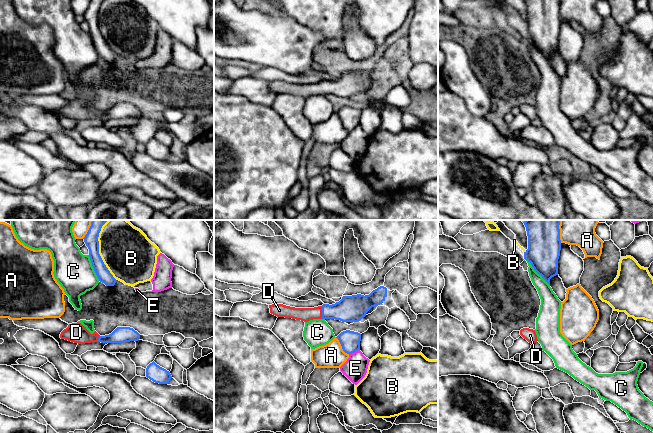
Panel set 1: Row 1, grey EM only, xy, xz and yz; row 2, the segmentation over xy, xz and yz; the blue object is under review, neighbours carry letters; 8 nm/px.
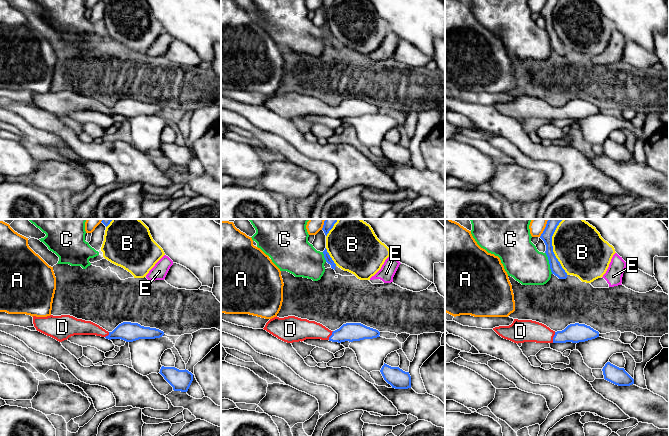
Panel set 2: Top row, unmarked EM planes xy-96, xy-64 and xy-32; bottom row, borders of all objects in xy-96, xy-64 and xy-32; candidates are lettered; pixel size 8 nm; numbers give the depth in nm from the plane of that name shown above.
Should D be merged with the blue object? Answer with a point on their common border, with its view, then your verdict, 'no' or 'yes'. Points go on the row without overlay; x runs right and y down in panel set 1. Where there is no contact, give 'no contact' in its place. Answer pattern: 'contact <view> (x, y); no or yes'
contact xz (322, 88); yes

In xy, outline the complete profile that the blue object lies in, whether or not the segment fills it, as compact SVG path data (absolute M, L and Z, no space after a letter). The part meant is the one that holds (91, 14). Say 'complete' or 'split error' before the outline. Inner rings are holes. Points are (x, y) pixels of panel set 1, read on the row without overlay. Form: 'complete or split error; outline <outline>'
complete; outline M91 0L83 15L89 25L89 33L99 57L106 62L114 62L116 55L110 49L99 30L98 13L103 1L104 0Z

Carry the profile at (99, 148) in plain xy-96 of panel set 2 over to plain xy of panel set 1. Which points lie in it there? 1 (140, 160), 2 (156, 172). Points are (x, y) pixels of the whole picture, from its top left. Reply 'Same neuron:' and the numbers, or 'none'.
Same neuron: none

